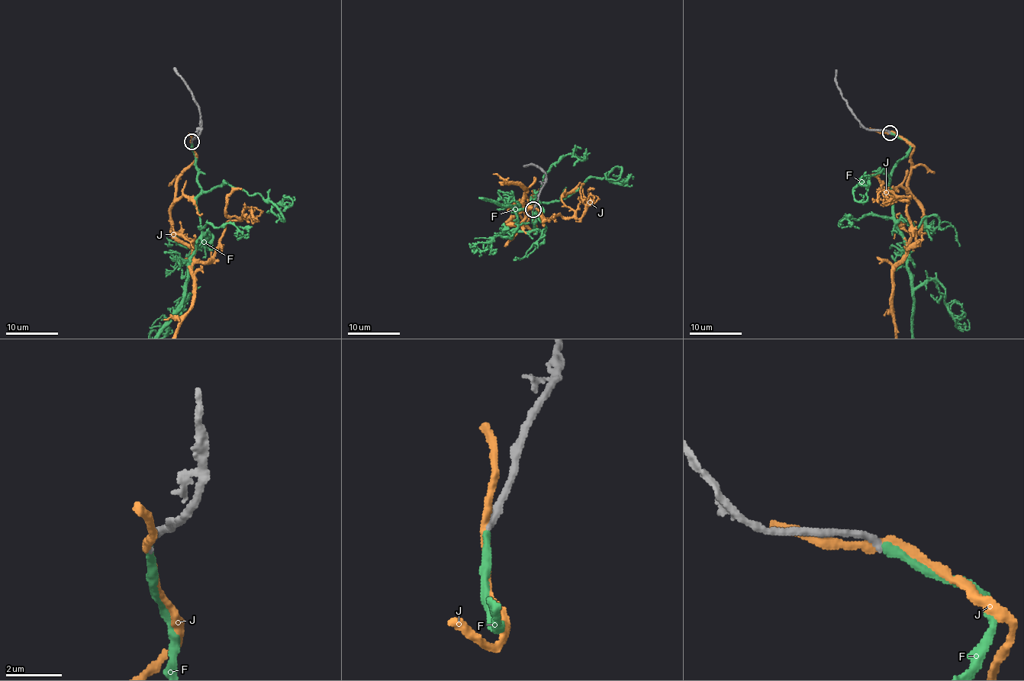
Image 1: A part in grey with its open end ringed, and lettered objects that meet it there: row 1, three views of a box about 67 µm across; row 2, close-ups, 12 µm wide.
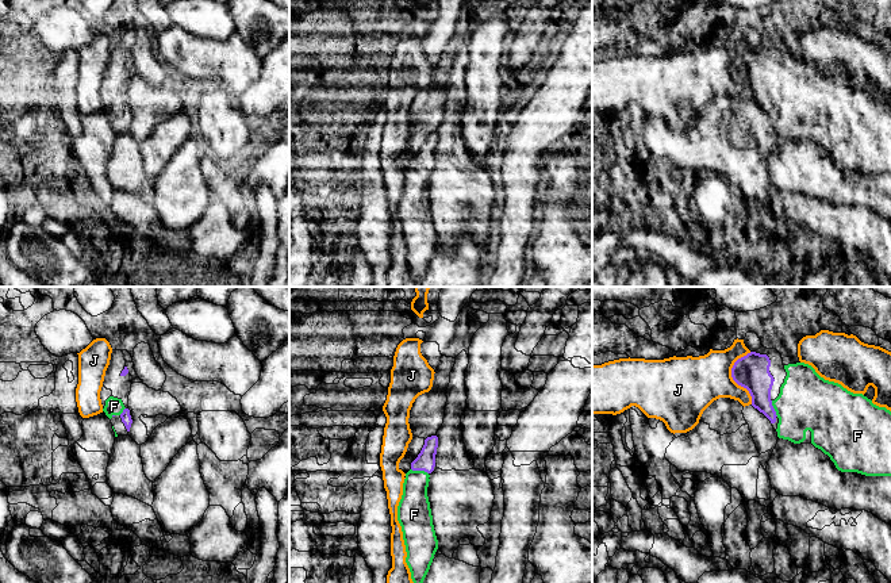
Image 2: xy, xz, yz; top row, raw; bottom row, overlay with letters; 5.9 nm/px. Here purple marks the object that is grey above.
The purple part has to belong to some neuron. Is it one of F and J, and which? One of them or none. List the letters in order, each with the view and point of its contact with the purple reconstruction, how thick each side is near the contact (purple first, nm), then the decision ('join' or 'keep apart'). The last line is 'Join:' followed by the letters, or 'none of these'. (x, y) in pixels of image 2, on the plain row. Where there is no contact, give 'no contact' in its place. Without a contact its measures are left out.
F: xz (419, 167) | 110/190 nm | join
J: yz (732, 73) | 200/320 nm | keep apart
Join: F

